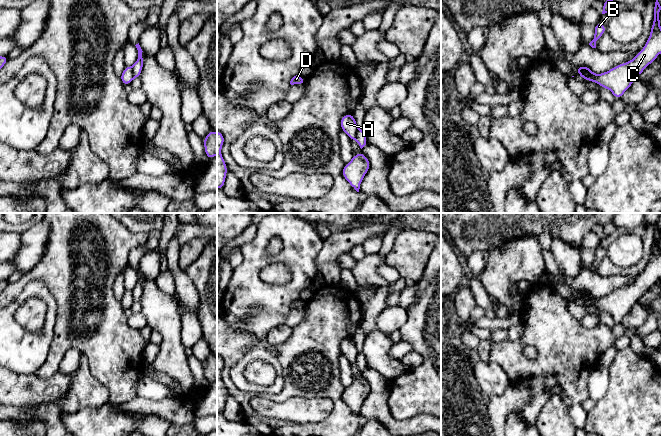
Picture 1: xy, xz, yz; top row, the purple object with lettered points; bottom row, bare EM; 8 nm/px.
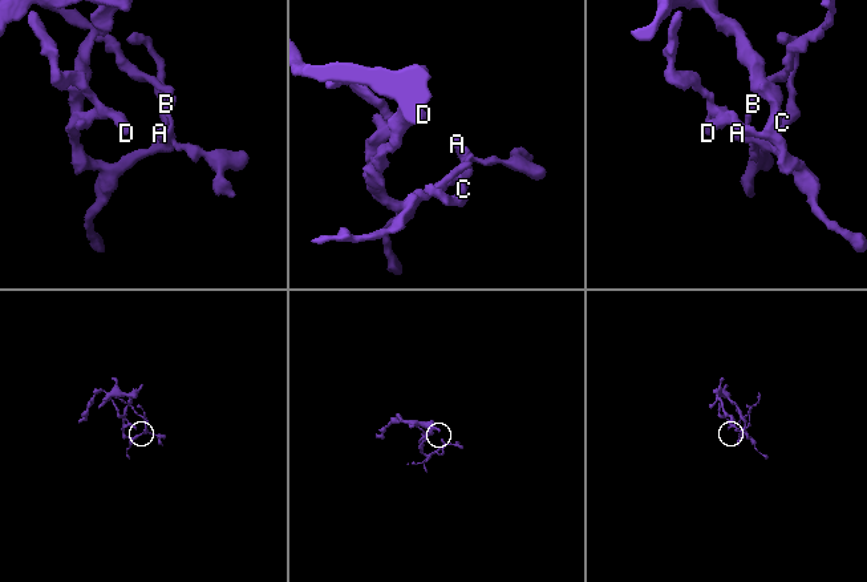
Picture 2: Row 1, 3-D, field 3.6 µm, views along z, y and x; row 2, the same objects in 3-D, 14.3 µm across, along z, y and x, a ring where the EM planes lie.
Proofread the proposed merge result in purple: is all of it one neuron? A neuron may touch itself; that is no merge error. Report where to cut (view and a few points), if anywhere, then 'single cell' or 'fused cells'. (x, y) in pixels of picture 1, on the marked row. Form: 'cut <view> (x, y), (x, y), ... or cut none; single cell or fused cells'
cut xy (131, 67), (134, 77); fused cells

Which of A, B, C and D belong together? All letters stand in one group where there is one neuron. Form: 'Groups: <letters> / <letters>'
Groups: A C D / B

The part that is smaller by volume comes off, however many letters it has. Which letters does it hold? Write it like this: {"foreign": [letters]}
{"foreign": ["B"]}

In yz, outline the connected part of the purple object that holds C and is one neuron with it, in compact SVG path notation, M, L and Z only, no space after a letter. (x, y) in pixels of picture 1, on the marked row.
M656 0L654 7L654 20L650 36L642 50L631 61L619 64L607 72L598 75L588 73L582 66L577 66L577 73L587 81L599 84L609 89L616 99L621 96L632 85L634 79L639 76L645 68L653 63L661 53L661 27L660 27L661 6Z

